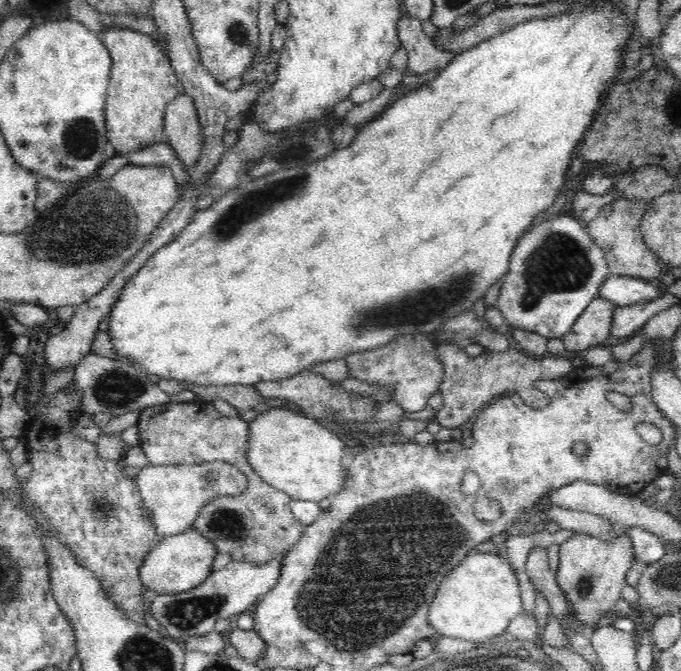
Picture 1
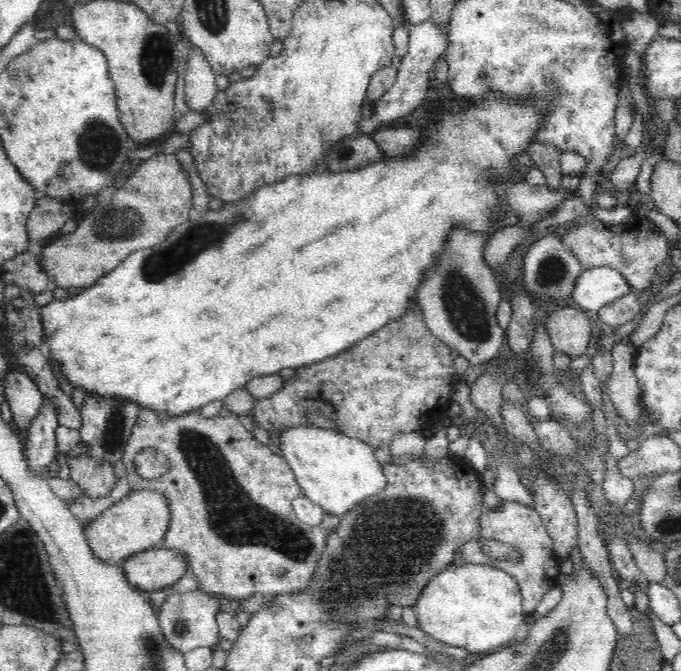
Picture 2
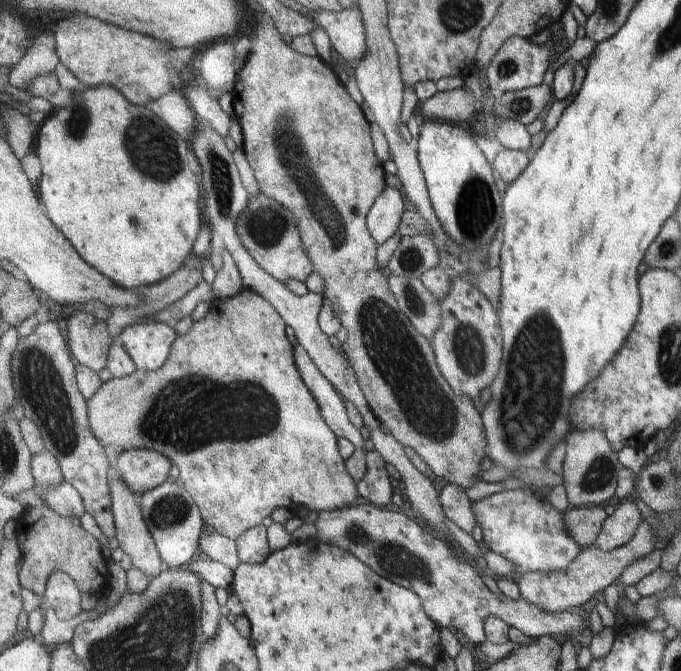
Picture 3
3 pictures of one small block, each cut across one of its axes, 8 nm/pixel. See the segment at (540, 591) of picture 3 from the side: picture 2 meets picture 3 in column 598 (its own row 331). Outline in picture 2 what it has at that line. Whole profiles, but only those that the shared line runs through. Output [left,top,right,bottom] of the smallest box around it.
[546,305,592,359]

